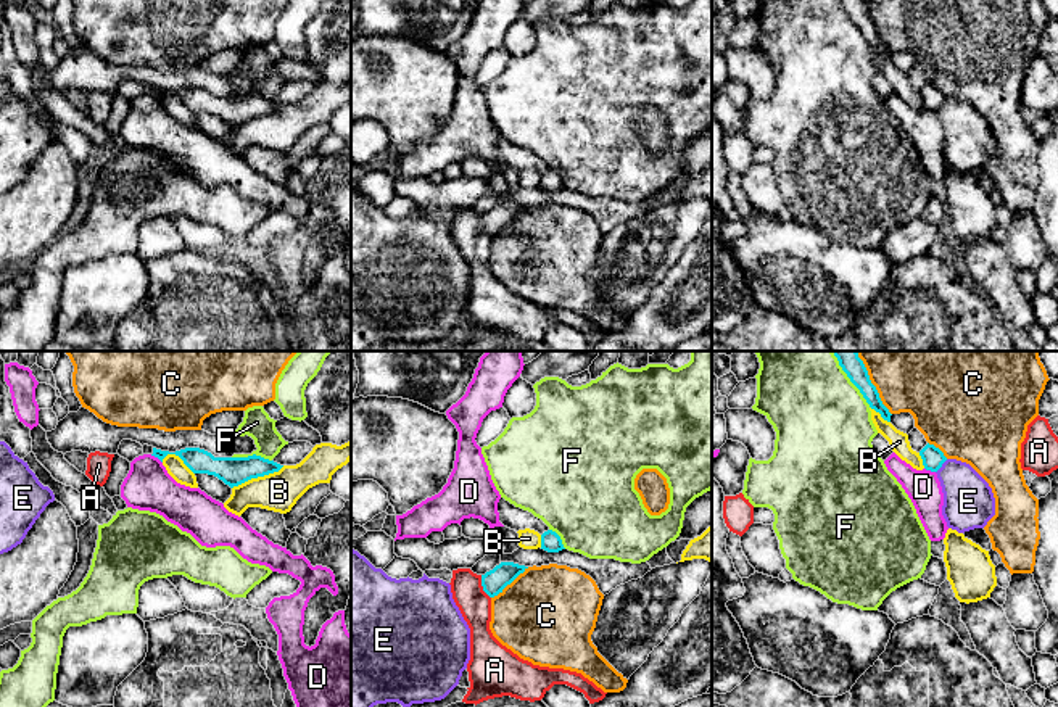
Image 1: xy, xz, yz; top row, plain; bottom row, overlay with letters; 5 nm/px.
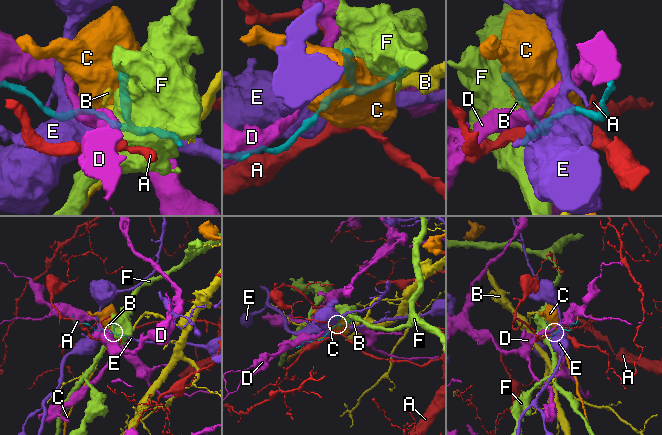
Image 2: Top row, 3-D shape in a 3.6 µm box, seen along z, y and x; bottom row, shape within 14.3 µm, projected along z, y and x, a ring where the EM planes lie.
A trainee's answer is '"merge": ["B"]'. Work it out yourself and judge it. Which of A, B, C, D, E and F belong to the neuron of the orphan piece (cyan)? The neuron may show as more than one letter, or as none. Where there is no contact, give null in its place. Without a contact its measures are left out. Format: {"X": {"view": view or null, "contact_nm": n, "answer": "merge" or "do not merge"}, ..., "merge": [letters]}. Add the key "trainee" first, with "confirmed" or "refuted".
{"trainee": "confirmed", "A": {"view": "xz", "contact_nm": 130, "answer": "do not merge"}, "B": {"view": "xy", "contact_nm": 280, "answer": "merge"}, "C": {"view": "yz", "contact_nm": 360, "answer": "do not merge"}, "D": {"view": "xy", "contact_nm": 80, "answer": "do not merge"}, "E": {"view": "yz", "contact_nm": 90, "answer": "do not merge"}, "F": {"view": "yz", "contact_nm": 340, "answer": "do not merge"}, "merge": ["B"]}

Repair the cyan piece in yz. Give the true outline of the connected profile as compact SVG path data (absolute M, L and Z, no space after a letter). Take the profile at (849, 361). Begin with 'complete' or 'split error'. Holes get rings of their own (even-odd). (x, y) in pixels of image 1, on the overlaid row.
complete | M833 351L839 361L839 366L847 374L850 382L860 390L871 409L881 414L881 417L891 422L891 412L882 404L876 387L871 383L868 370L857 351Z

